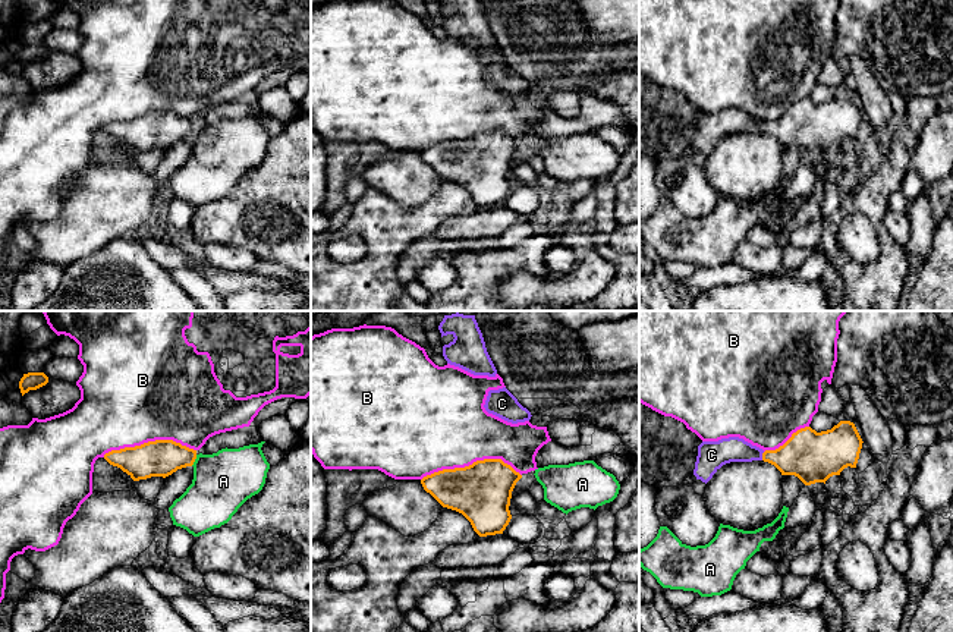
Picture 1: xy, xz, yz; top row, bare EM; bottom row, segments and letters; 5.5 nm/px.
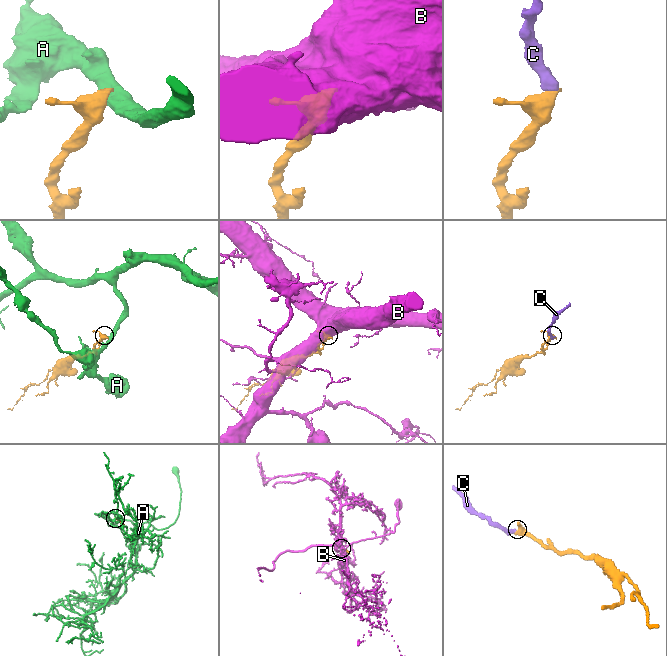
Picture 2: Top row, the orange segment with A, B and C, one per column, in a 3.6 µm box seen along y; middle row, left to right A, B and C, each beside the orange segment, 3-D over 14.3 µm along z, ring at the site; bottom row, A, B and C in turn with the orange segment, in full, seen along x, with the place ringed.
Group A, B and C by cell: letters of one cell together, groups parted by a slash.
A / B / C

